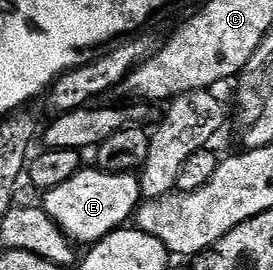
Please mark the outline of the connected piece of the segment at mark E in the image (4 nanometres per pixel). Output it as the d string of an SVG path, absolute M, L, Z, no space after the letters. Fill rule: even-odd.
M83 167L75 175L71 175L67 183L59 183L59 187L44 190L43 197L45 197L43 208L47 211L47 215L55 219L55 223L68 235L70 241L74 243L82 241L85 247L102 240L108 233L122 228L128 222L125 220L128 217L130 220L136 214L137 207L143 200L141 179L137 173L104 173L103 170L96 167L90 167L90 169Z

